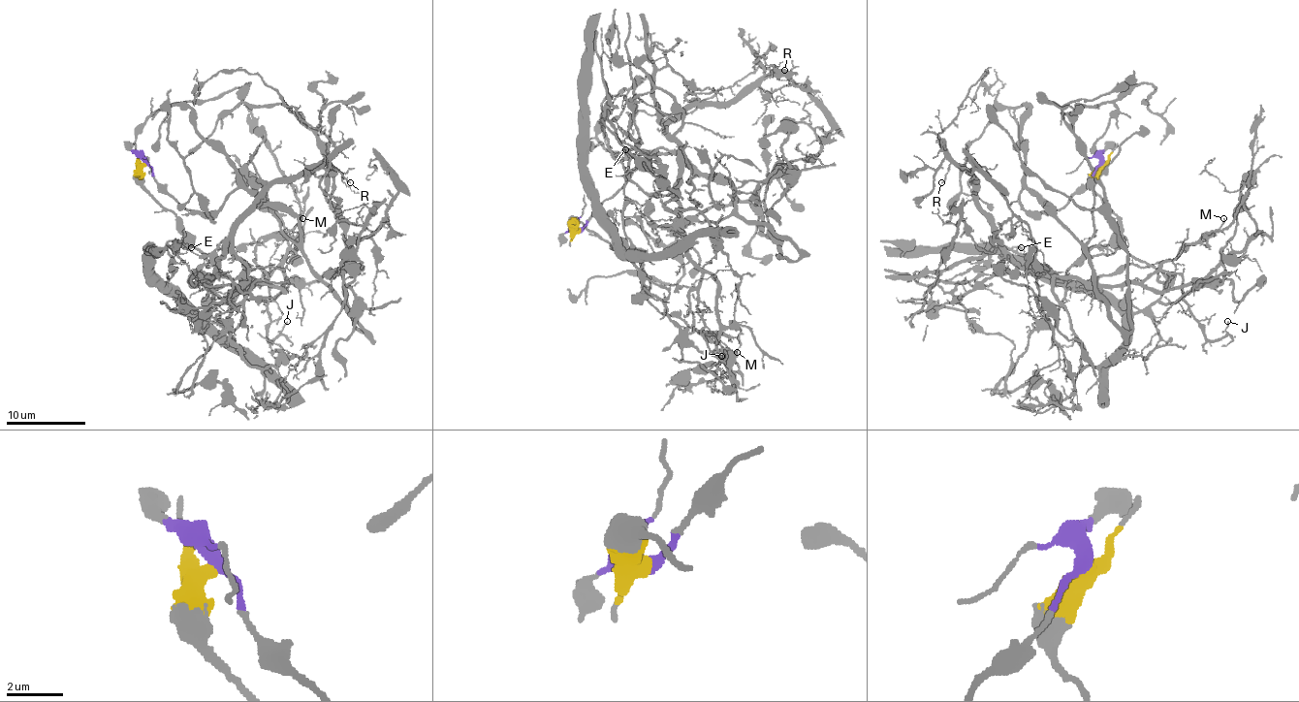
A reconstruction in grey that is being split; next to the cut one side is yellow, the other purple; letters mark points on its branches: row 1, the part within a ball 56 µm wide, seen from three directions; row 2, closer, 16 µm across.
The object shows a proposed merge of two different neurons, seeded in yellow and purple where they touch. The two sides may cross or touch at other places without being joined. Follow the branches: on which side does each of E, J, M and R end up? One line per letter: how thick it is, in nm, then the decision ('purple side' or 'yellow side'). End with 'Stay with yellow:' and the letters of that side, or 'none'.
E: 140 nm | yellow side
J: 80 nm | yellow side
M: 130 nm | yellow side
R: 130 nm | yellow side
Stay with yellow: E, J, M, R

